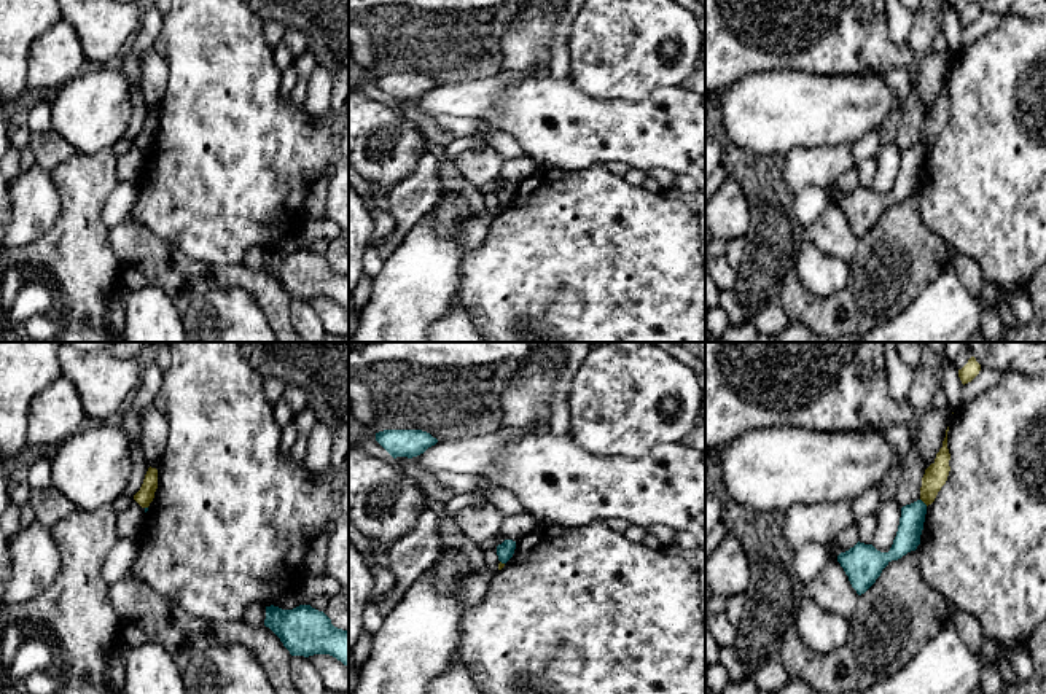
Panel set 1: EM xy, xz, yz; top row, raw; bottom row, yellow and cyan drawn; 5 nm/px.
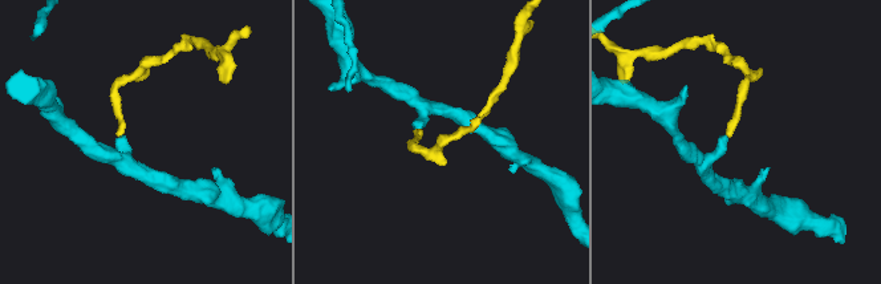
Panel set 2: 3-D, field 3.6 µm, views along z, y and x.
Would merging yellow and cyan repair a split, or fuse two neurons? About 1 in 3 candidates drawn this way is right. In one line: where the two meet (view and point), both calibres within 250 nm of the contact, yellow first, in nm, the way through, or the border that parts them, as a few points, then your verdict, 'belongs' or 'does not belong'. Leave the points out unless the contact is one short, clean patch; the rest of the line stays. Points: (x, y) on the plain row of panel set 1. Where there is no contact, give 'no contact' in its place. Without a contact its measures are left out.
meets yellow in yz at (924, 145); 120 nm thick on the yellow side, 130 nm on the other; border along yz (921, 142), (927, 148); does not belong

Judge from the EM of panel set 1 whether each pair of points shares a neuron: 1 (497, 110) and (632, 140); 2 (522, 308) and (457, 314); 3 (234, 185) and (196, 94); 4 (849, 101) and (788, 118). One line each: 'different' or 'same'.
1: same
2: different
3: same
4: same

